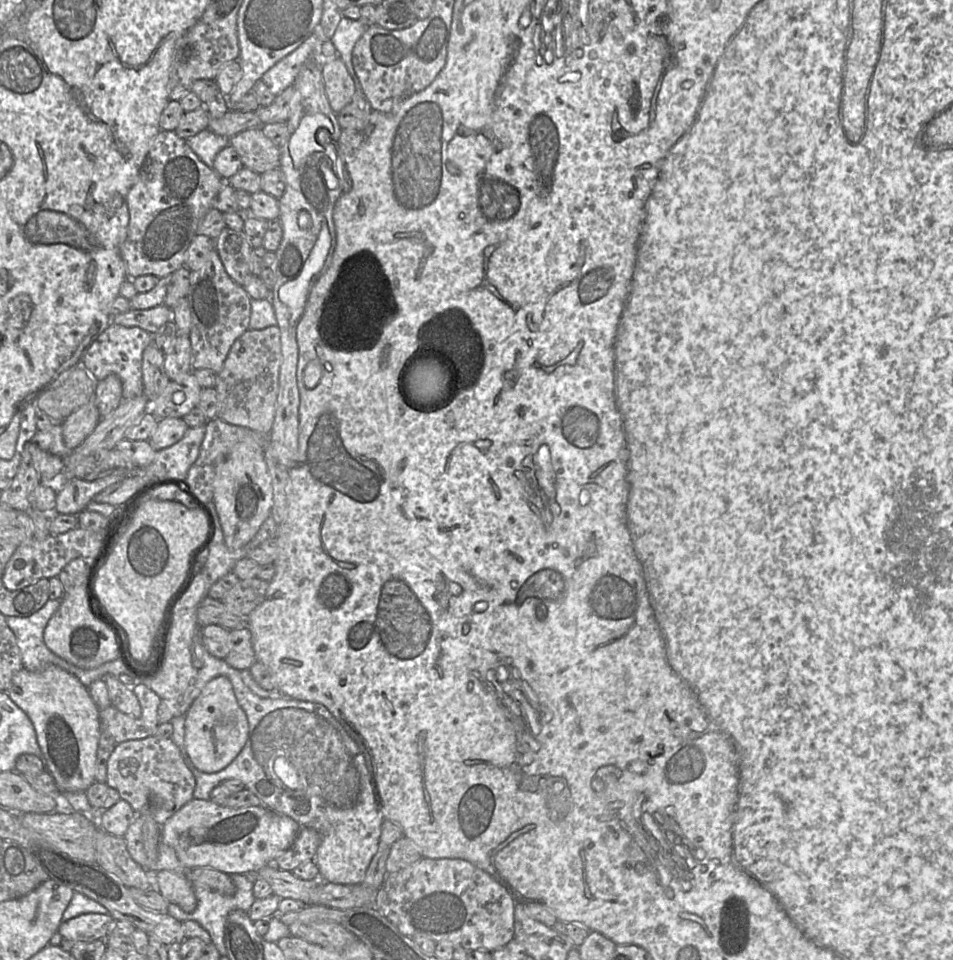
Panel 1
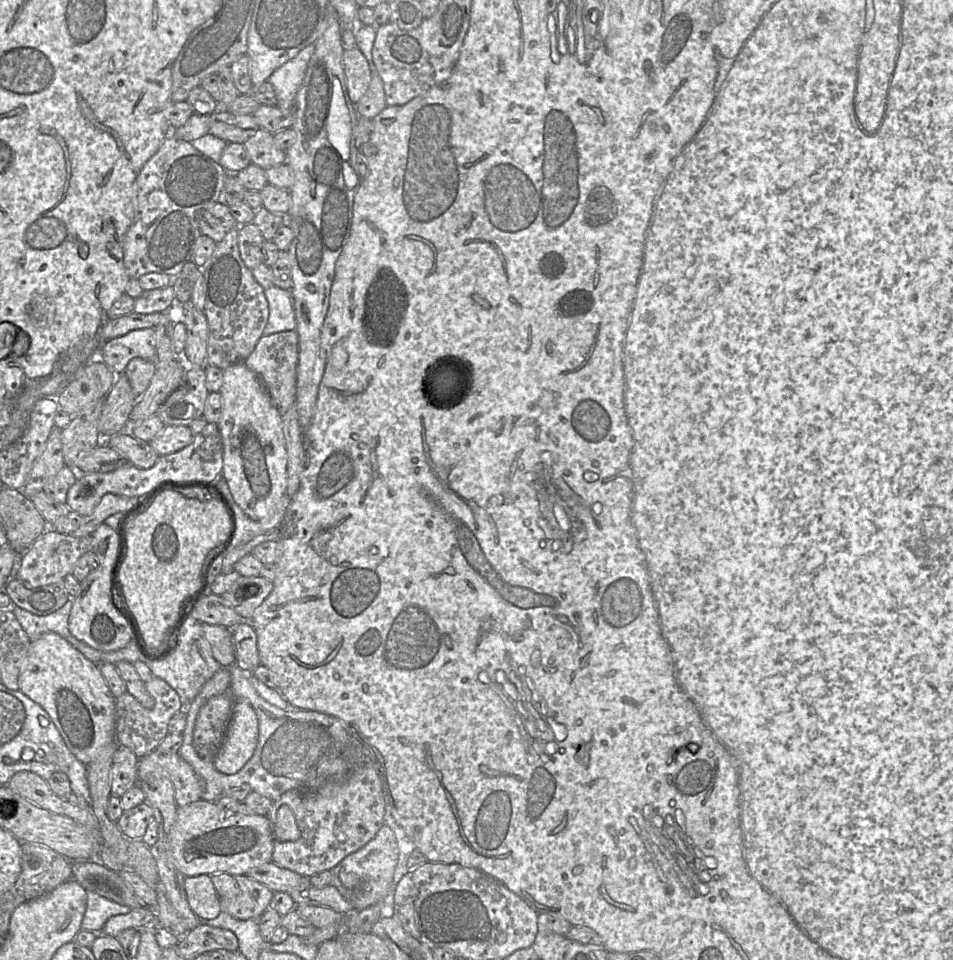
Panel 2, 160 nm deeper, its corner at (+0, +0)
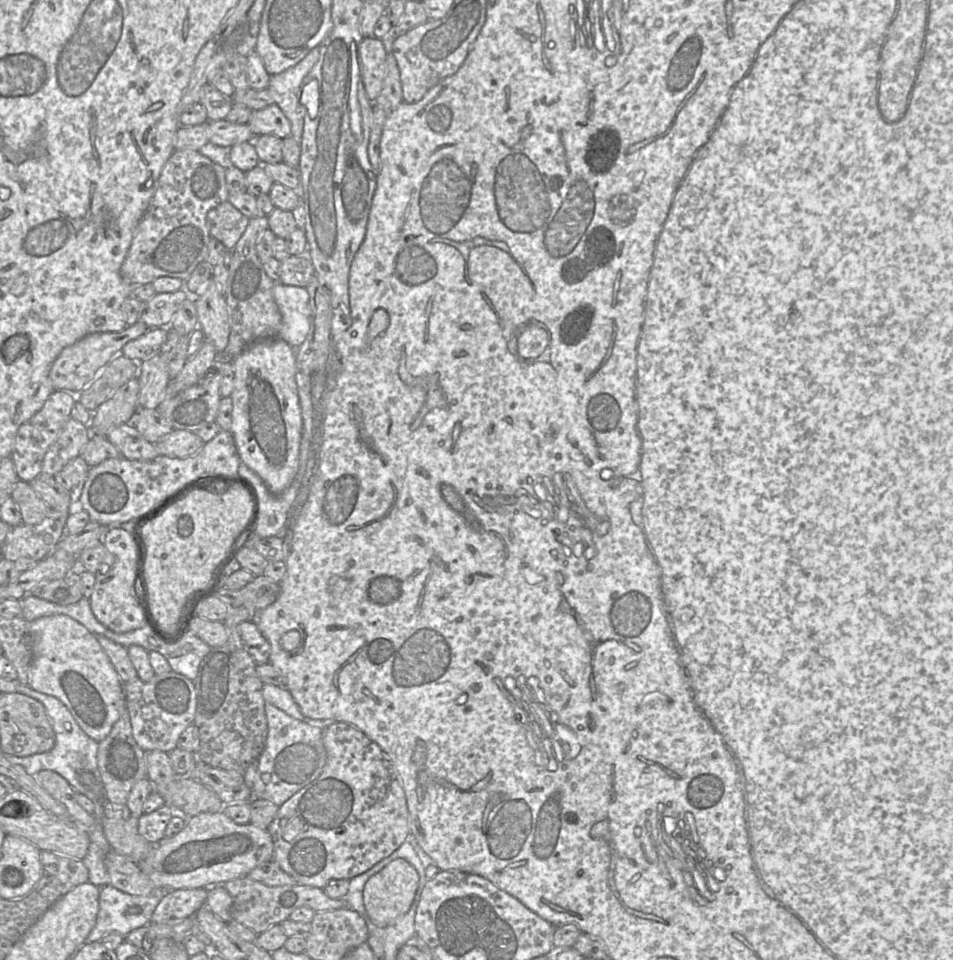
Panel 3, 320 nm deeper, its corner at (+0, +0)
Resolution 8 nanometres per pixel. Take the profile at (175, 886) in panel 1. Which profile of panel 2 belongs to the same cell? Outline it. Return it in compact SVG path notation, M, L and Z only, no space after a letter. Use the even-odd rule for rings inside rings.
M210 875L186 877L184 884L188 903L201 920L213 919L220 914L220 899Z

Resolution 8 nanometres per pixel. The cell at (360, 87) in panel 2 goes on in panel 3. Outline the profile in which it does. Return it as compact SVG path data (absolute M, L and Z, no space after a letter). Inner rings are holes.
M377 37L364 38L358 47L361 75L368 98L374 102L386 77L386 48Z

